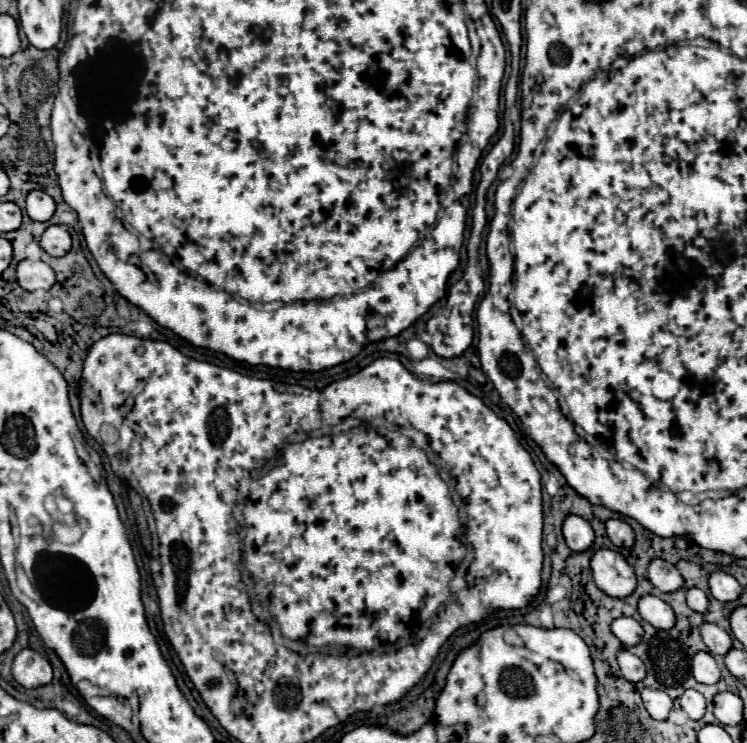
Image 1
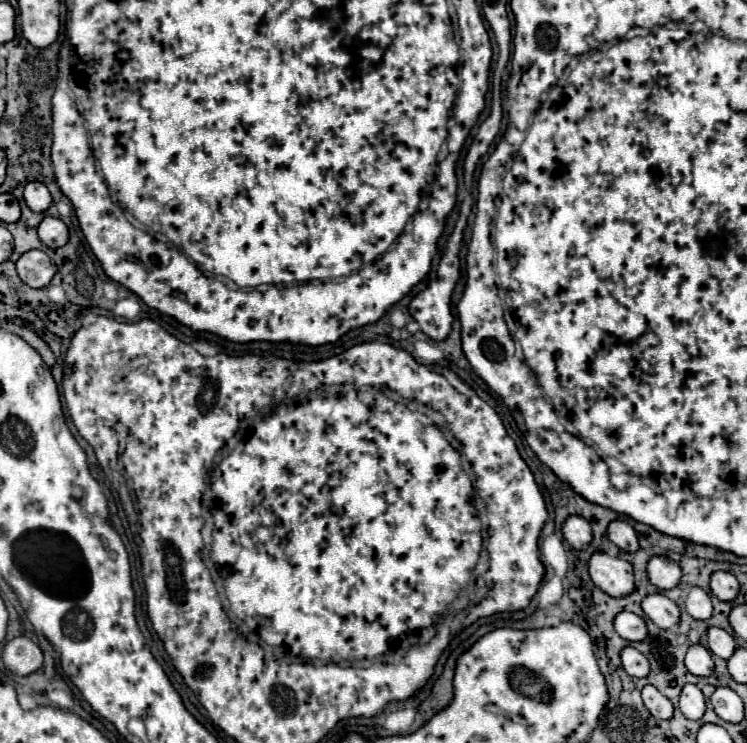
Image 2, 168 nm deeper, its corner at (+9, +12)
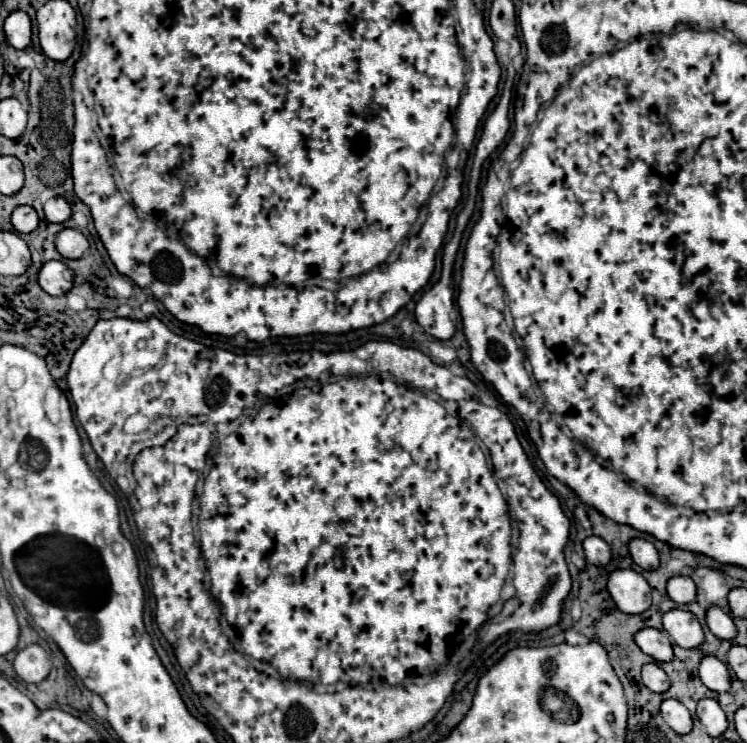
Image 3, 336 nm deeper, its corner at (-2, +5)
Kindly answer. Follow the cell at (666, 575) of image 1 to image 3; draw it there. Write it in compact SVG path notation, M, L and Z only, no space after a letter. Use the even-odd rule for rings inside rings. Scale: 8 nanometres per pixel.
M673 575L667 581L667 593L677 605L685 605L695 601L695 583L691 577L685 575Z

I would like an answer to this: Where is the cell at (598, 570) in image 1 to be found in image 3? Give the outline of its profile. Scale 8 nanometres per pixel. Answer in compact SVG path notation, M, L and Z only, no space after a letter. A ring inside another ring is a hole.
M633 569L611 571L607 591L623 613L643 613L651 605L651 587L645 577Z

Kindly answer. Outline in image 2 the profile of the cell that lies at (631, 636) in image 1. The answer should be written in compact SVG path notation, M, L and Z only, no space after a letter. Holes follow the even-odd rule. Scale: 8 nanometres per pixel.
M620 612L614 620L614 628L628 642L640 642L648 638L648 628L646 628L644 618L632 612Z

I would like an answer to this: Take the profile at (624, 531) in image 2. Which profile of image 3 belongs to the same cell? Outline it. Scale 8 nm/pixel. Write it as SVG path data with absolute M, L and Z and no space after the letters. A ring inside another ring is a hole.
M631 539L631 543L629 543L629 553L631 553L633 561L635 561L641 569L645 569L645 567L657 569L657 565L659 565L657 549L655 549L653 543L647 541L647 539Z

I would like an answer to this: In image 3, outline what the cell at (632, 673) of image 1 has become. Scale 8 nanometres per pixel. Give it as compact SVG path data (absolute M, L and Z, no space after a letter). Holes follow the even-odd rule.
M645 663L641 667L641 677L645 687L655 693L665 693L669 687L669 677L657 663Z

